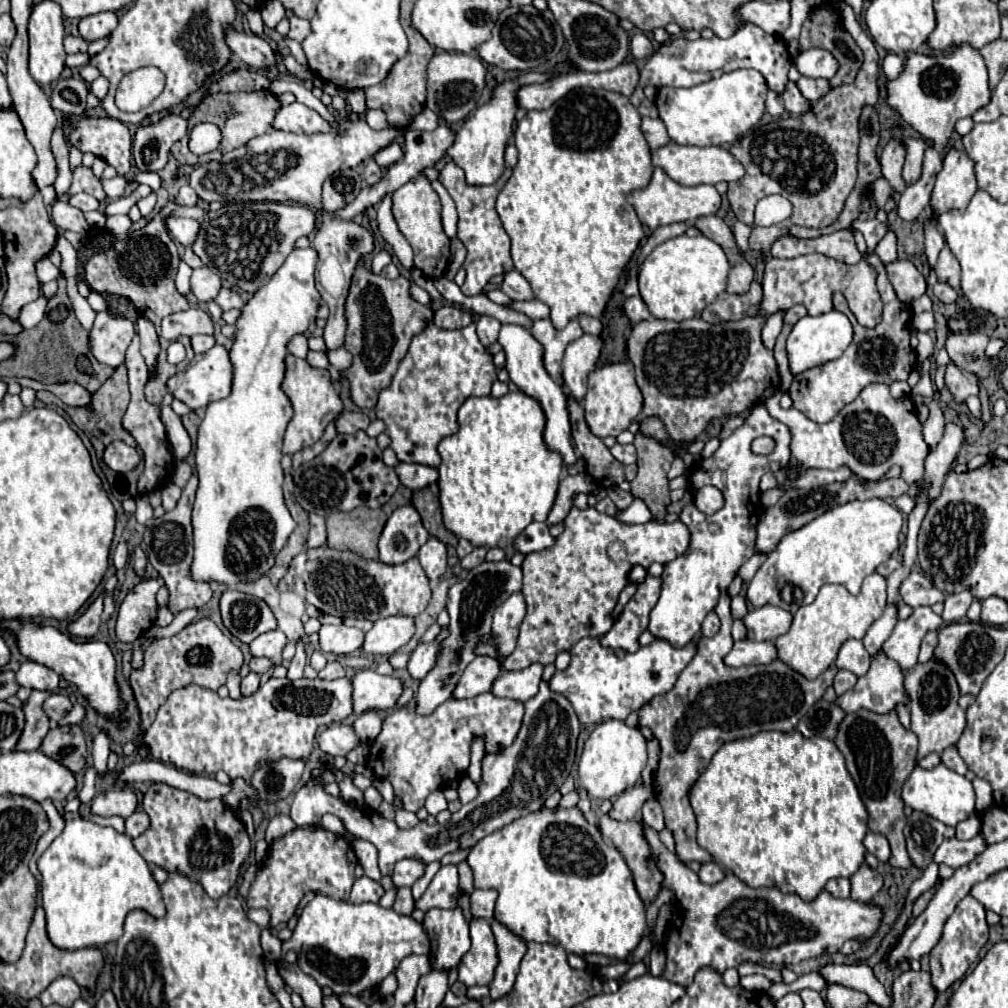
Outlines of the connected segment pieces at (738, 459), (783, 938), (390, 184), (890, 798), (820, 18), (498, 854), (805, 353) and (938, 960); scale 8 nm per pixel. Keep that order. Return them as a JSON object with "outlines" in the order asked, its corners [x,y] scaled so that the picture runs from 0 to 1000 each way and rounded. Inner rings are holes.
{"outlines":[[[[751,401],[739,415],[737,423],[719,435],[705,454],[695,456],[689,462],[686,470],[686,488],[691,488],[697,480],[707,480],[717,488],[719,502],[707,512],[689,506],[688,500],[678,504],[674,516],[686,526],[686,540],[682,548],[664,558],[656,569],[656,591],[652,601],[646,605],[644,617],[644,627],[652,635],[662,635],[668,643],[678,643],[693,631],[695,617],[709,603],[713,587],[725,579],[735,560],[747,552],[755,506],[753,476],[759,468],[779,464],[783,456],[783,438],[785,433],[781,423],[765,415],[757,401]],[[753,433],[765,433],[769,437],[769,446],[765,450],[747,450],[745,438]],[[707,518],[715,522],[715,528],[703,526],[703,520]]],[[[632,813],[638,819],[640,833],[644,835],[646,845],[650,845],[652,861],[658,865],[656,881],[664,881],[670,885],[670,901],[678,923],[666,923],[660,942],[662,942],[662,960],[658,964],[658,970],[664,974],[670,974],[674,978],[684,978],[688,974],[688,968],[693,960],[703,958],[709,964],[717,966],[721,960],[731,960],[735,954],[749,954],[749,956],[765,956],[765,958],[785,958],[793,956],[795,952],[803,952],[814,946],[828,946],[834,942],[838,933],[860,933],[870,921],[874,913],[874,903],[862,897],[848,895],[844,891],[832,893],[826,891],[822,885],[814,883],[811,891],[805,895],[797,895],[791,887],[777,887],[771,879],[759,879],[759,881],[743,881],[739,875],[735,875],[727,865],[721,865],[721,869],[711,877],[697,877],[693,869],[678,855],[670,851],[654,833],[652,825],[644,819],[640,819],[638,813]]],[[[438,123],[428,133],[426,131],[404,131],[402,133],[402,145],[400,145],[400,151],[402,151],[400,159],[398,161],[392,161],[390,165],[386,165],[386,169],[382,171],[382,175],[374,183],[360,187],[358,192],[350,200],[344,202],[342,206],[334,208],[332,214],[338,216],[338,218],[348,218],[350,214],[354,214],[356,210],[360,210],[362,206],[374,202],[382,192],[392,190],[396,185],[400,185],[402,181],[406,181],[410,175],[418,173],[422,167],[430,167],[443,153],[443,147],[449,143],[449,139],[451,139],[451,129],[447,129],[447,125],[443,125],[443,123]]],[[[852,704],[846,708],[838,708],[832,718],[828,738],[838,750],[840,764],[848,774],[852,790],[862,806],[862,823],[868,827],[876,827],[884,837],[882,857],[888,861],[904,861],[906,853],[900,847],[896,829],[896,819],[900,813],[896,808],[896,794],[892,786],[910,756],[910,730],[892,716],[886,704],[880,708]]],[[[818,4],[818,6],[809,6],[803,14],[803,18],[799,20],[797,24],[797,30],[795,30],[795,50],[803,50],[803,48],[816,48],[816,50],[822,50],[828,60],[832,62],[832,69],[826,77],[822,77],[822,83],[824,87],[828,85],[836,85],[836,83],[844,83],[856,63],[856,52],[854,48],[850,48],[848,40],[844,38],[844,34],[840,34],[834,26],[834,18],[830,14],[830,8],[824,6],[824,4]]],[[[537,802],[509,813],[495,825],[475,833],[475,837],[469,839],[463,857],[469,863],[471,881],[489,881],[495,885],[491,913],[523,935],[553,937],[574,948],[600,946],[610,952],[620,952],[632,940],[642,923],[640,899],[634,885],[630,885],[626,863],[616,845],[602,837],[594,821],[586,819],[572,802]]],[[[824,308],[820,312],[814,312],[814,313],[799,313],[795,315],[783,335],[781,335],[781,351],[783,351],[783,365],[787,371],[795,371],[803,365],[809,365],[809,363],[814,363],[822,357],[830,357],[838,345],[844,341],[844,335],[846,335],[846,325],[844,325],[844,319],[838,312],[830,310],[830,308]]],[[[957,889],[949,897],[947,905],[939,911],[930,938],[922,944],[924,970],[926,970],[926,978],[930,984],[938,984],[945,974],[949,974],[957,968],[959,960],[969,952],[971,942],[977,938],[979,931],[981,931],[981,917],[977,913],[975,897],[971,897],[965,889]]]]}

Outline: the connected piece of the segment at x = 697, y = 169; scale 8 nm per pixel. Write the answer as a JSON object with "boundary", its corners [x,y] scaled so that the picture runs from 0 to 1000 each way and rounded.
{"boundary":[[[664,141],[658,147],[652,147],[648,153],[648,165],[656,167],[666,179],[676,185],[693,185],[693,183],[711,183],[711,181],[729,181],[735,179],[739,167],[725,155],[721,147],[715,145],[676,145],[672,141]]]}

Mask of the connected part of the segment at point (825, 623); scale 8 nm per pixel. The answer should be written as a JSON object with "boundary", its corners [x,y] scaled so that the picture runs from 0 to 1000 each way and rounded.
{"boundary":[[[866,567],[858,573],[858,581],[850,591],[844,591],[834,579],[818,579],[809,597],[789,607],[785,623],[771,633],[773,653],[789,667],[807,675],[816,669],[830,653],[834,639],[842,633],[856,633],[860,623],[876,609],[880,601],[880,577],[874,569]]]}

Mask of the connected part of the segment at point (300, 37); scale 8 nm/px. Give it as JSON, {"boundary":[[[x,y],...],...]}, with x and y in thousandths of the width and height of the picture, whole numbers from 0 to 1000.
{"boundary":[[[291,16],[291,18],[289,18],[289,30],[287,30],[285,38],[295,40],[295,42],[301,42],[301,40],[307,36],[307,32],[309,32],[307,20],[301,20],[301,18],[297,18],[297,16]]]}

